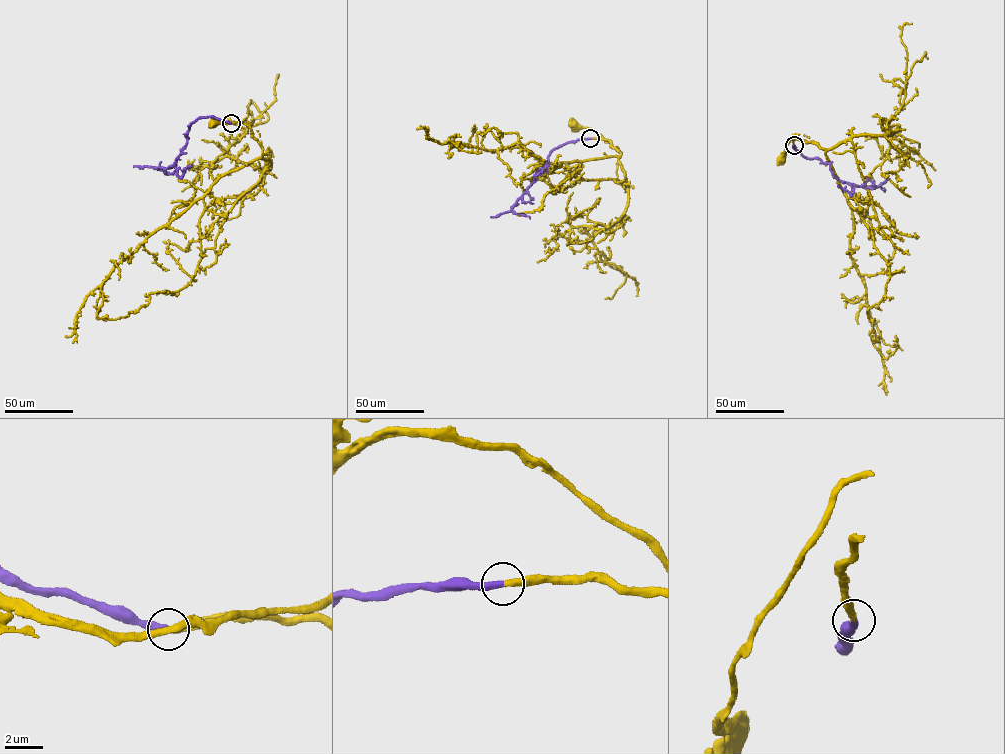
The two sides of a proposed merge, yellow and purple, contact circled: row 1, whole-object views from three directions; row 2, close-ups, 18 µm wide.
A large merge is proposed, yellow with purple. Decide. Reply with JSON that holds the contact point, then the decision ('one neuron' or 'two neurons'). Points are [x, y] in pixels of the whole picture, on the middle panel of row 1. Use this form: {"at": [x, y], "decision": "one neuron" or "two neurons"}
{"at": [590, 138], "decision": "one neuron"}

